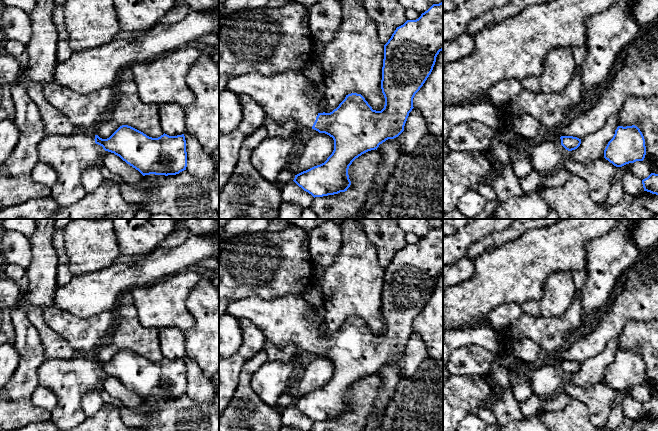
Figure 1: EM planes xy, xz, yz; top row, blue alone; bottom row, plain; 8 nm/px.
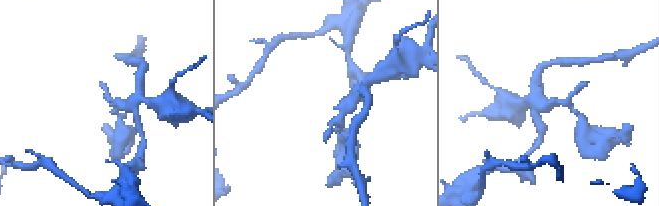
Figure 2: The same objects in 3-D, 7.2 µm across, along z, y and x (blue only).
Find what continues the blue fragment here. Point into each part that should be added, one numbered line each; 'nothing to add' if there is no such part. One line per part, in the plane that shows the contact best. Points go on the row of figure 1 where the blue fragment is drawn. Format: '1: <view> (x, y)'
1: xz (288, 96)

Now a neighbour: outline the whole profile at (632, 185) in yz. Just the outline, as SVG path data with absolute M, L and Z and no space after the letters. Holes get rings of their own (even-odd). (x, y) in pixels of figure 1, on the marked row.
M629 170L625 171L621 181L624 191L632 196L638 196L644 192L642 179Z

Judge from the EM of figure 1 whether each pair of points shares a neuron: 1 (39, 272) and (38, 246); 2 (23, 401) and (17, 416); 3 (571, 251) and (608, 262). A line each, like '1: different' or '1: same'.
1: same
2: same
3: different

